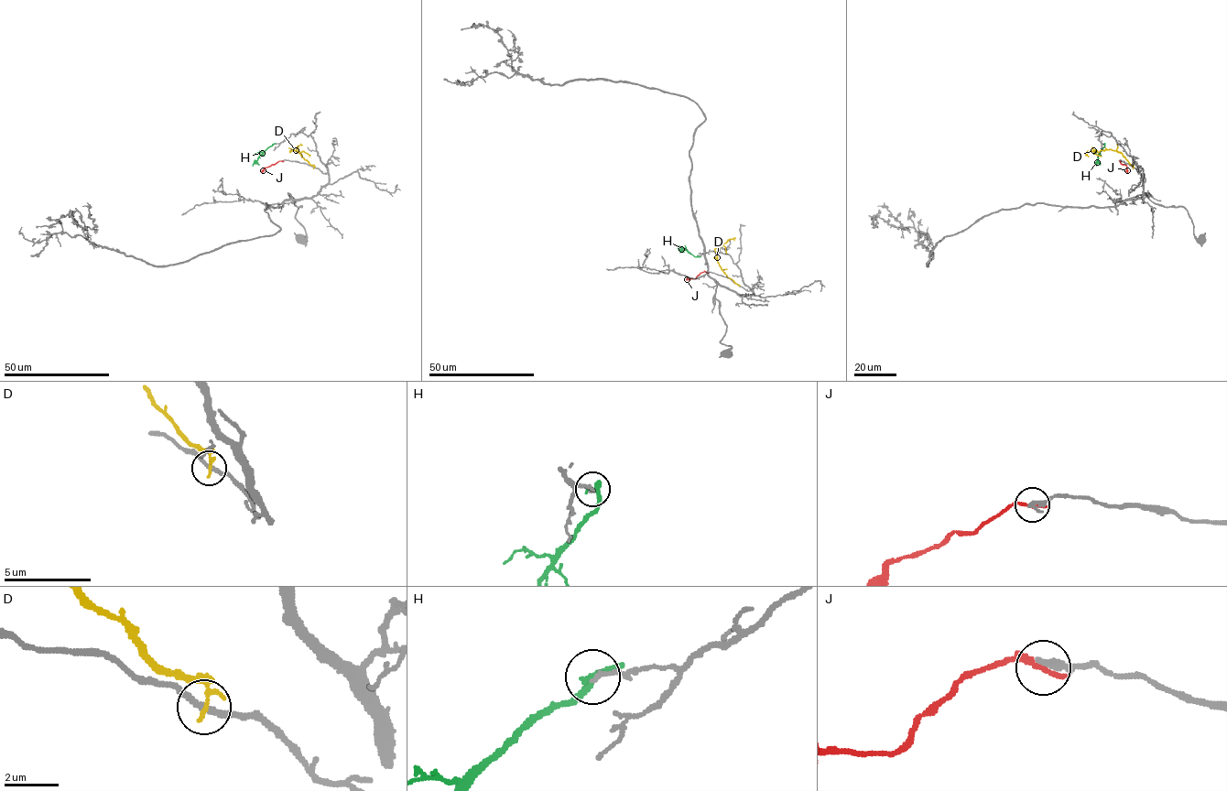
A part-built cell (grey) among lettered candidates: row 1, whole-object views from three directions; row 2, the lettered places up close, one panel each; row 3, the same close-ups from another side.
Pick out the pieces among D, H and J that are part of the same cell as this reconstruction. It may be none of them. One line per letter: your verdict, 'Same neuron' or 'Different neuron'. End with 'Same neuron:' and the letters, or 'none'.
D: Different neuron
H: Different neuron
J: Different neuron
Same neuron: none

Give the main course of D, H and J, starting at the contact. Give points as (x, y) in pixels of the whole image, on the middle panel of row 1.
D: (738, 285), (724, 273), (714, 250), (728, 240), (733, 240)
H: (698, 256), (677, 247)
J: (706, 272), (686, 280)

